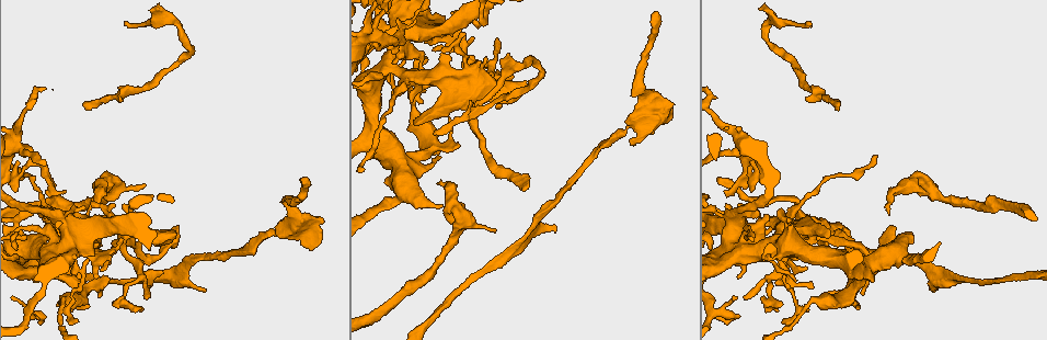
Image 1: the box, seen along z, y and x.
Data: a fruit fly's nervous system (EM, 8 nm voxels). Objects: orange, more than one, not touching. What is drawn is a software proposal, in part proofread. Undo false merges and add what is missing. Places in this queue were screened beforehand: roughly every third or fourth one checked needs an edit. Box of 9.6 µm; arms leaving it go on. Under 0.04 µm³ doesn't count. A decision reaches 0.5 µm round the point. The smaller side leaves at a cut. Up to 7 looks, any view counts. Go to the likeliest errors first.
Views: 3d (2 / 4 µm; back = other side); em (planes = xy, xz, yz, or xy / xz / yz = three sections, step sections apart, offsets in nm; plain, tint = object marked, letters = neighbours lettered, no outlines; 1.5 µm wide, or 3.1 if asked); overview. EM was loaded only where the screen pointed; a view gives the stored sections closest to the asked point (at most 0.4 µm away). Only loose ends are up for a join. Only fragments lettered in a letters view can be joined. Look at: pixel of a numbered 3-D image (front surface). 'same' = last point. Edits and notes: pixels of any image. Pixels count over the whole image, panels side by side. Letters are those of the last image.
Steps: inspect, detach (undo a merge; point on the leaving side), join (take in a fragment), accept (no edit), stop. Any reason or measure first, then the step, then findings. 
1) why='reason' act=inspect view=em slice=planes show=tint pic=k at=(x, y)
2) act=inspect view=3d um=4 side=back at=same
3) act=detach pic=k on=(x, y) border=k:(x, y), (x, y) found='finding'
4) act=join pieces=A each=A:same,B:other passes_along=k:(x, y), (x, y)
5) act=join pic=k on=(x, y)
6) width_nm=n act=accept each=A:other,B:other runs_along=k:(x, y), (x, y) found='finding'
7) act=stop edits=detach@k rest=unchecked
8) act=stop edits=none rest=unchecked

why='free end' act=inspect view=em slice=planes show=tint pic=1 at=(851, 236)

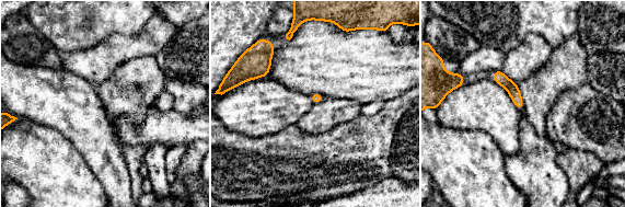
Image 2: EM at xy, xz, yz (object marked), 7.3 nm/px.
act=inspect view=em slice=planes show=letters at=same

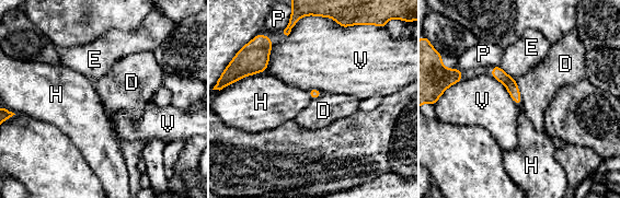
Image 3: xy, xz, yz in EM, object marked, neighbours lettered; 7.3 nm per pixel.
act=accept each=D:other,E:other,H:other,P:other,V:other runs_along=3:(494, 69), (512, 86), (518, 101) found='none of them fits'

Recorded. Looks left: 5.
why='free end' act=inspect view=em slice=planes show=letters pic=1 at=(107, 281)

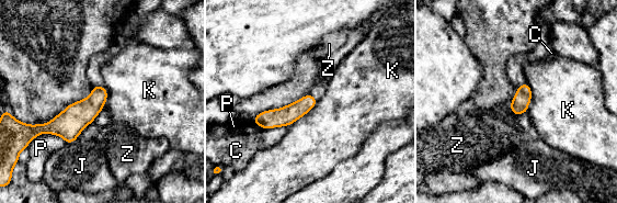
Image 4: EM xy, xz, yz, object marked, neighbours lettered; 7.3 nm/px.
longest_contact=K:300nm act=accept each=C:other,J:other,K:other,P:other,Z:other runs_along=4:(104, 92), (68, 124), (40, 126) found='no lettered fragment goes on from it'

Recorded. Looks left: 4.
why='tapers out' act=inspect view=em slice=planes show=plain pic=1 at=(125, 23)

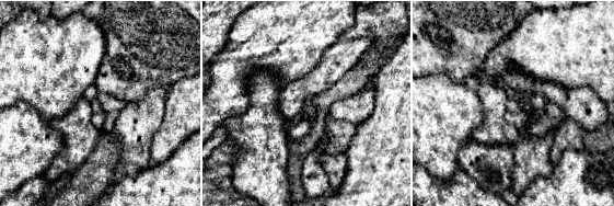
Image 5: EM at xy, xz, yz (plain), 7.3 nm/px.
act=inspect view=em slice=planes show=tint at=same

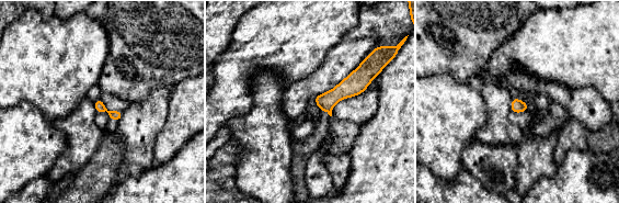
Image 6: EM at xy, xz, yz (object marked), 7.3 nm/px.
act=inspect view=em slice=planes show=letters at=same

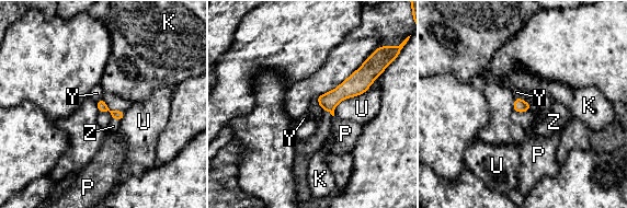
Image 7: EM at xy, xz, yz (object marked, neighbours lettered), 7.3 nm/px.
act=join pieces=Z each=K:other,P:other,U:other,Y:other,Z:same passes_along=7:(352, 87), (328, 111), (317, 140) found='it goes on there'

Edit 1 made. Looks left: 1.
act=stop edits=join@7 rest=unchecked

